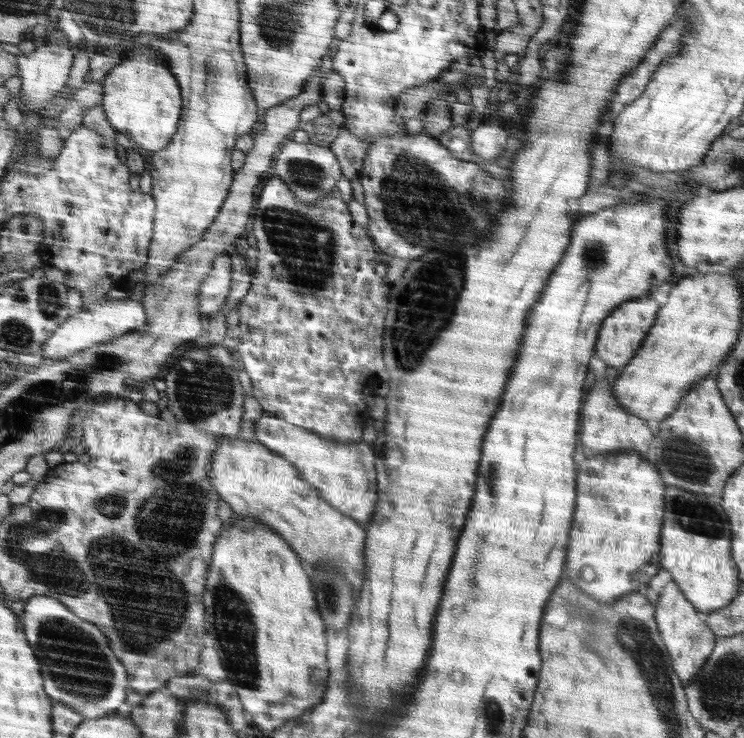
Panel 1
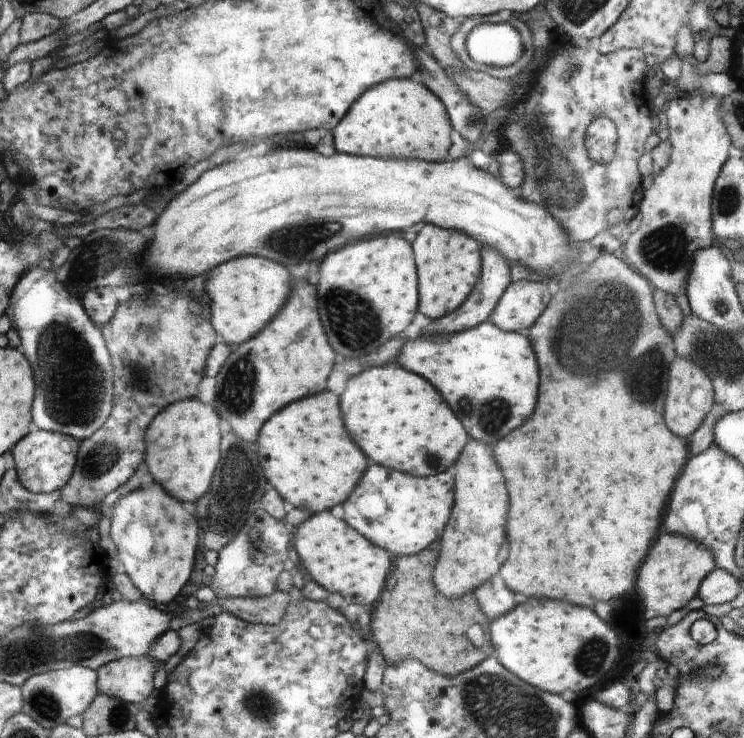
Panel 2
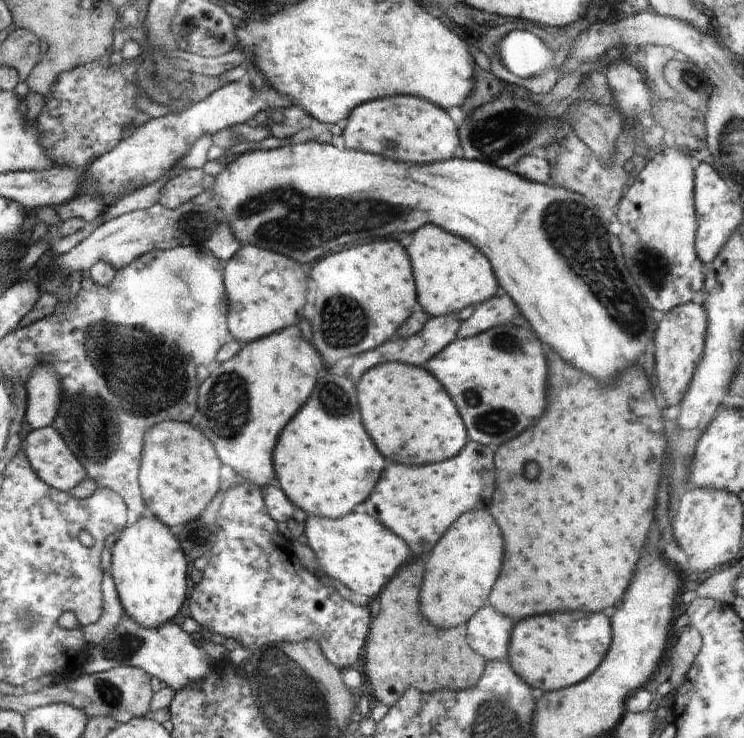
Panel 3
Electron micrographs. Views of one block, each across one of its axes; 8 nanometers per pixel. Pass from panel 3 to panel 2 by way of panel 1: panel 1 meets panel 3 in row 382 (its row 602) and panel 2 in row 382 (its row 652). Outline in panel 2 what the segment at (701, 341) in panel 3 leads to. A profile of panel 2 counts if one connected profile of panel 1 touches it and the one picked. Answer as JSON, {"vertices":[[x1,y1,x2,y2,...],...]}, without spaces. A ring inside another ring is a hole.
{"vertices":[[682,356,675,357,672,361,669,374,672,374,672,378,669,378,668,386,672,386,672,390,667,390,668,414,663,414,663,420,668,422,668,426,672,426,672,430,676,430,676,435,686,438,694,434,706,420,707,414,714,408,714,386,704,366,690,359,684,359]]}

